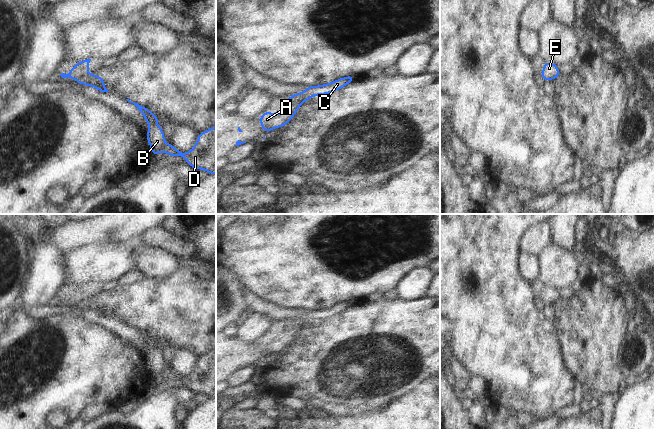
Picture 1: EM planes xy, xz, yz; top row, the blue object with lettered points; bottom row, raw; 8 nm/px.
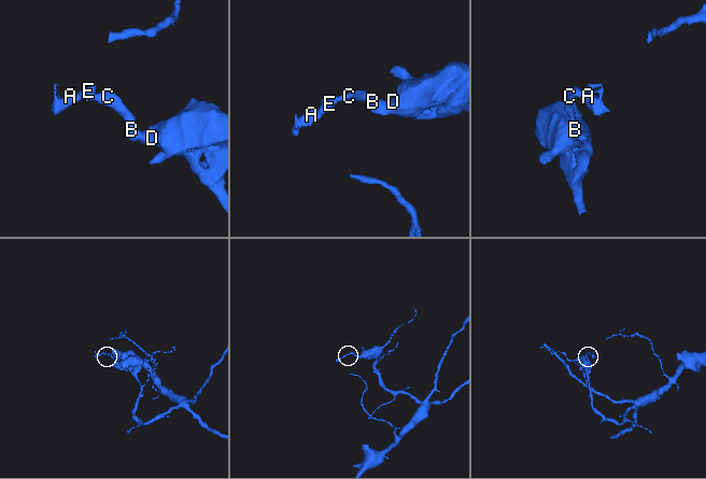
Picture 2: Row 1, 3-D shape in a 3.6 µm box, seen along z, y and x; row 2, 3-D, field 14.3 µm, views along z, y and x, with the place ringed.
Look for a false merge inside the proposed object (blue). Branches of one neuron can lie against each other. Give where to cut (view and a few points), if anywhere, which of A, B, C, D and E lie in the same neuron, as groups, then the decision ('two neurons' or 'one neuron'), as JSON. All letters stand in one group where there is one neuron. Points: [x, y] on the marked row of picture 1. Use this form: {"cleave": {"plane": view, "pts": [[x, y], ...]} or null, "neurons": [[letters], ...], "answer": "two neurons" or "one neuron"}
{"cleave": {"plane": "xy", "pts": [[87, 73], [75, 79]]}, "neurons": [["A", "E"], ["B", "C", "D"]], "answer": "two neurons"}

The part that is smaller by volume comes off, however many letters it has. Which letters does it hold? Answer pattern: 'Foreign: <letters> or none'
Foreign: A, E

